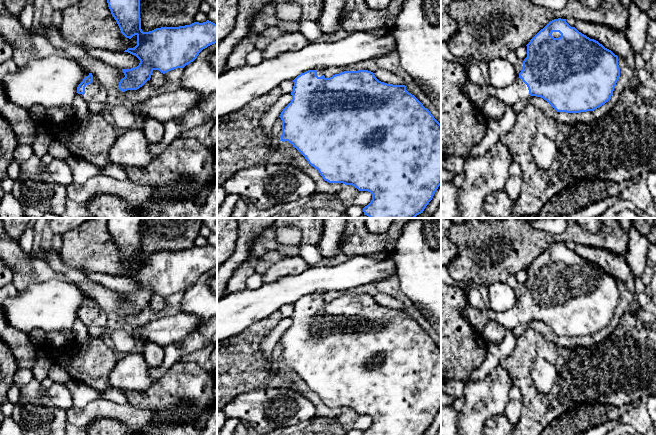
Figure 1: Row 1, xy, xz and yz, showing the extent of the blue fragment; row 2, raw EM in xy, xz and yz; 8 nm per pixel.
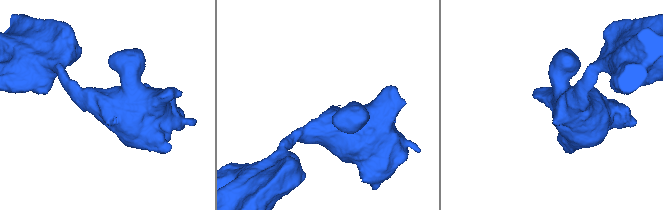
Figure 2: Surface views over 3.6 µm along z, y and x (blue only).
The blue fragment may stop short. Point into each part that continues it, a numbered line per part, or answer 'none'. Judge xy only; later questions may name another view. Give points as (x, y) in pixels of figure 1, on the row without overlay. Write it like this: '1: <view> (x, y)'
1: xy (95, 316)

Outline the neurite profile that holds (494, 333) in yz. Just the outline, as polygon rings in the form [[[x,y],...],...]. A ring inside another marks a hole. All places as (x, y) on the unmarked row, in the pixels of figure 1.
[[[488,321],[485,325],[485,328],[482,332],[483,337],[488,345],[500,343],[505,335],[507,330],[496,321]]]

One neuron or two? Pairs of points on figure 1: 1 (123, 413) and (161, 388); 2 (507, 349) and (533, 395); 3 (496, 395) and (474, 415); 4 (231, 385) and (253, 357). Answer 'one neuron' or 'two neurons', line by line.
1: two neurons
2: two neurons
3: one neuron
4: one neuron

